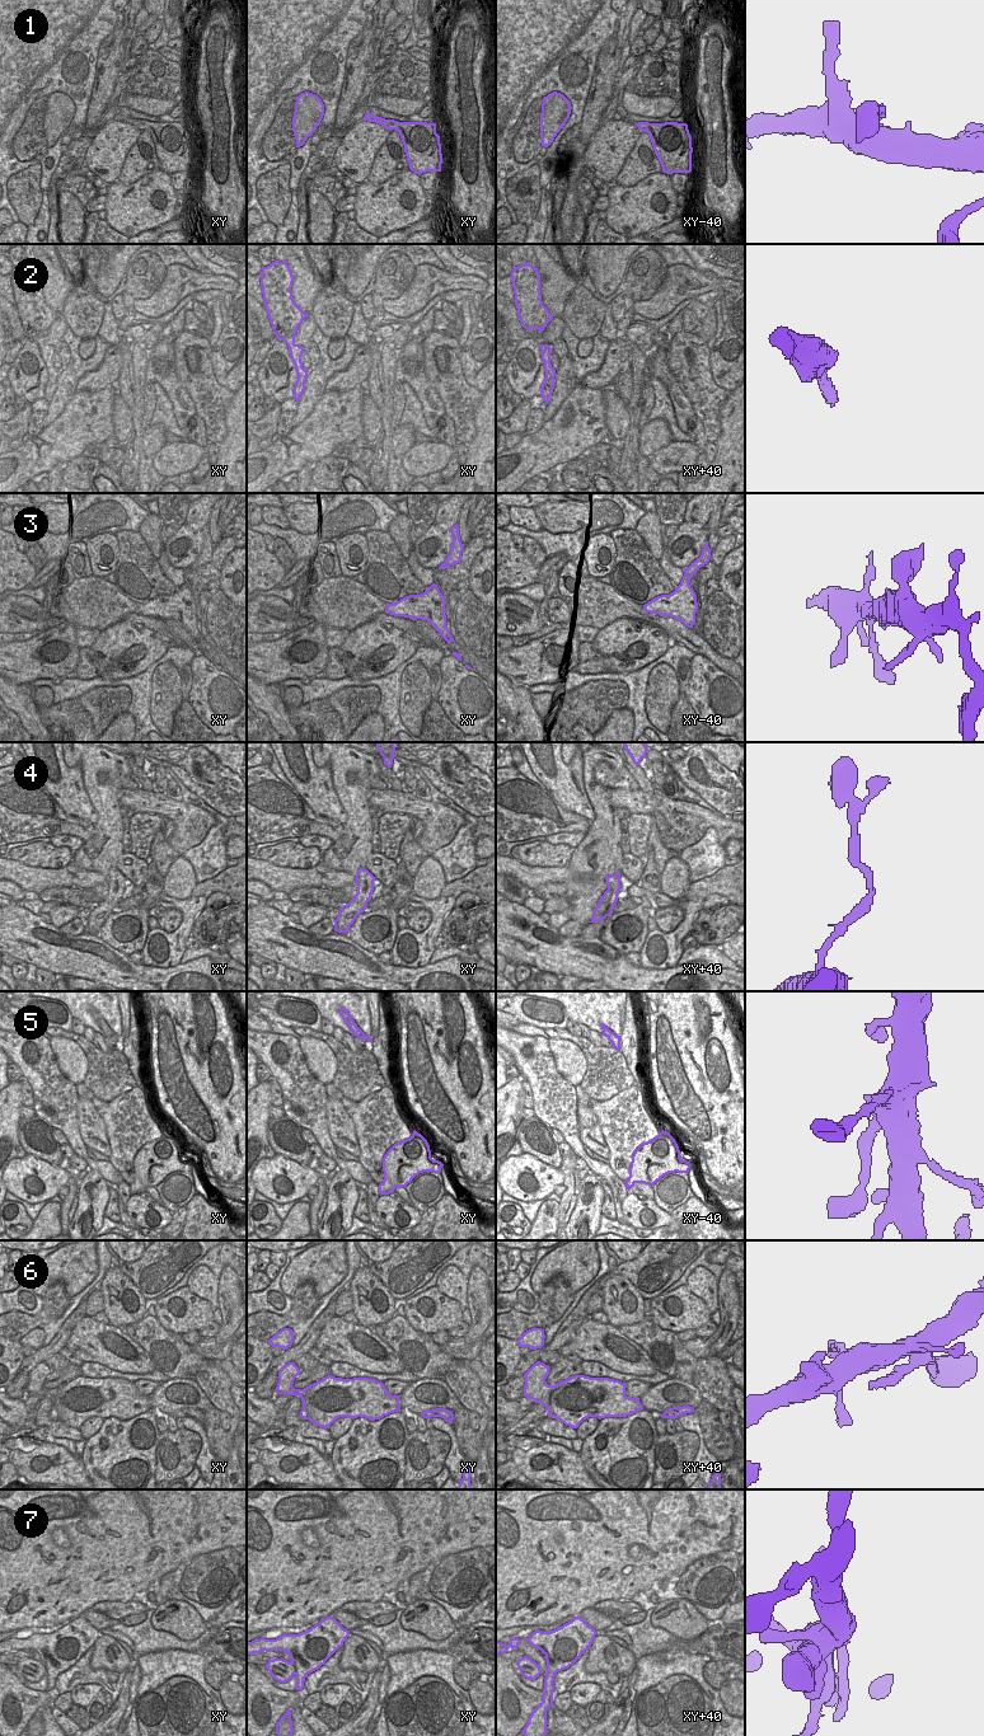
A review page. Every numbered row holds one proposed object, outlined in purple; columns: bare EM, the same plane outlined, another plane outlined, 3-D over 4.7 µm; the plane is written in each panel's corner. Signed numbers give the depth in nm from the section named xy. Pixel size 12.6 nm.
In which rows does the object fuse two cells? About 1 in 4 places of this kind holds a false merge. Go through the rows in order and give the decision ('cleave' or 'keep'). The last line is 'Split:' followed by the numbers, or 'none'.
1: keep
2: keep
3: cleave
4: keep
5: keep
6: keep
7: keep
Split: 3

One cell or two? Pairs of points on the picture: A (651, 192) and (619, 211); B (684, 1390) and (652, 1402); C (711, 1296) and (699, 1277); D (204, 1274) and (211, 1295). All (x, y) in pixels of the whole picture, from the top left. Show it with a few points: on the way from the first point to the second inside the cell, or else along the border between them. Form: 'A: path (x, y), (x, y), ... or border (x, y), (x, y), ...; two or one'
A: path (643, 200), (632, 211), (627, 211); one
B: path (676, 1392), (660, 1397); one
C: path (707, 1291), (702, 1282); one
D: path (204, 1279), (204, 1284), (209, 1290); one

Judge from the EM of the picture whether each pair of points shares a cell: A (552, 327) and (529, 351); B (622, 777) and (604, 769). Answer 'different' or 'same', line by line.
A: different
B: same

